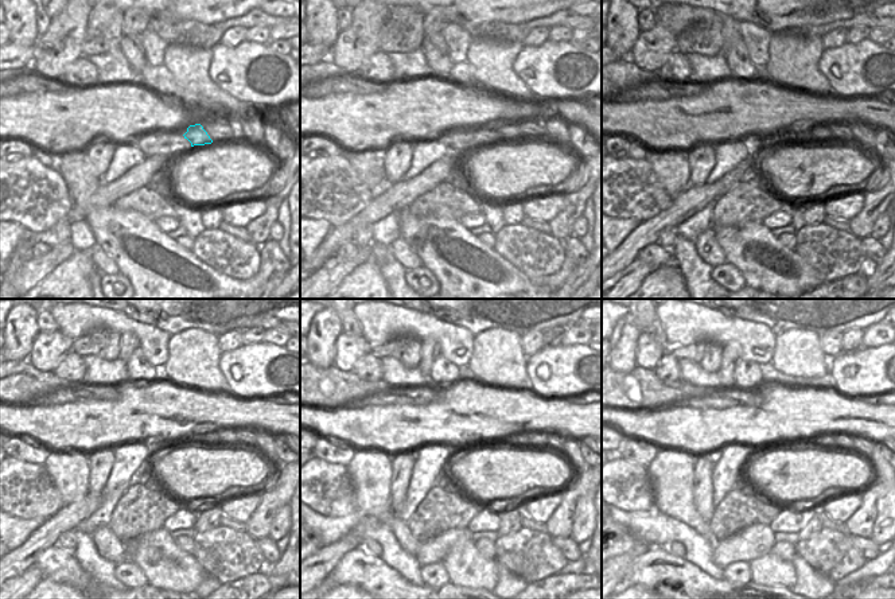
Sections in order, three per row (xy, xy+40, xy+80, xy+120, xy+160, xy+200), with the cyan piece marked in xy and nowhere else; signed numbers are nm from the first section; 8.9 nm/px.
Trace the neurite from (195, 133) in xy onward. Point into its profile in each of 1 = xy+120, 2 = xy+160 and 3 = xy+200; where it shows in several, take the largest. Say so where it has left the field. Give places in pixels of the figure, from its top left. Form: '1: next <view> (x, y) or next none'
1: next xy+120 (228, 436)
2: next xy+160 (536, 439)
3: next xy+200 (843, 440)

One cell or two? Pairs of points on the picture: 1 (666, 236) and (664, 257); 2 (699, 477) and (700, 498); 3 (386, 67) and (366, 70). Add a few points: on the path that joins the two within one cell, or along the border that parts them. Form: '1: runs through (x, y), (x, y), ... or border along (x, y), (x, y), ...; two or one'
1: border along (656, 242), (670, 249); two
2: runs through (700, 482), (700, 493); one
3: runs through (381, 69), (372, 69); one

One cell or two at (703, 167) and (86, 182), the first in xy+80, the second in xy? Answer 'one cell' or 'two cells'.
two cells

